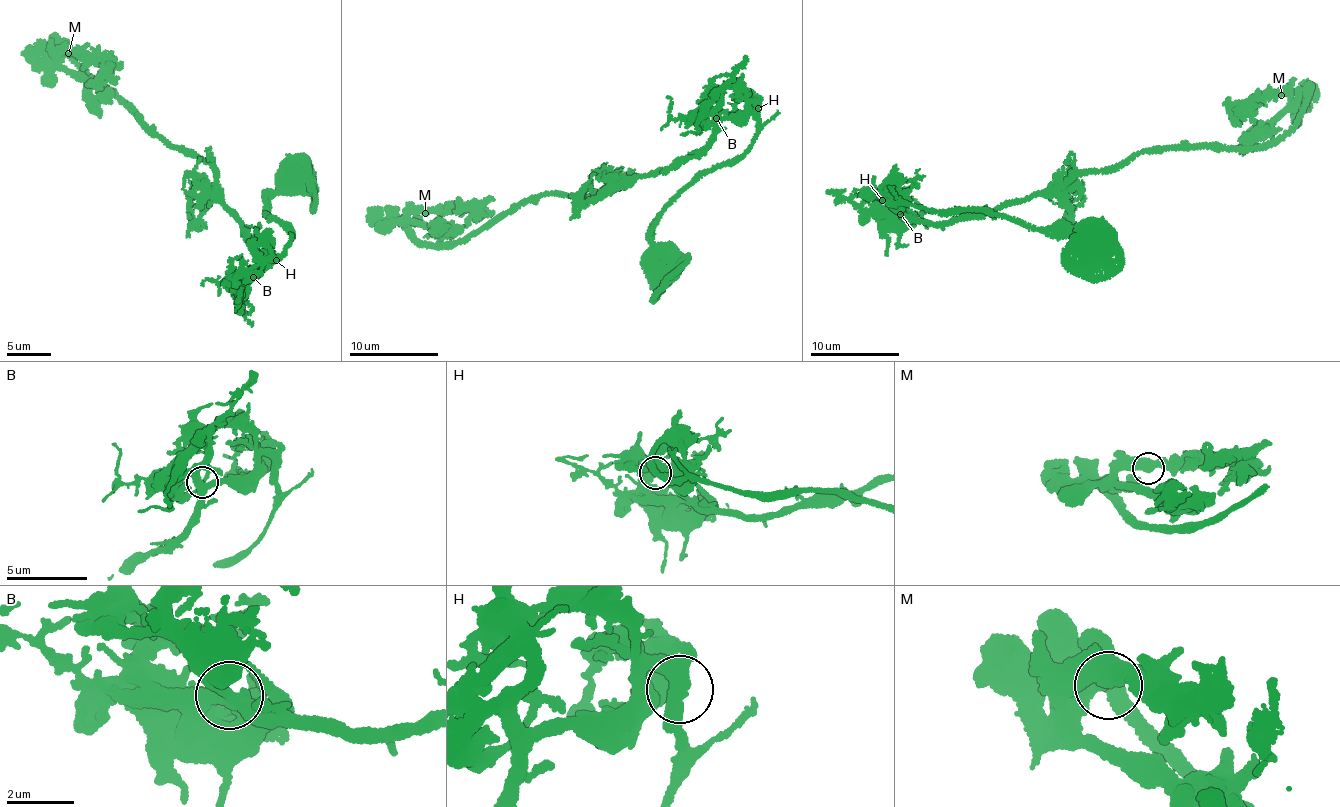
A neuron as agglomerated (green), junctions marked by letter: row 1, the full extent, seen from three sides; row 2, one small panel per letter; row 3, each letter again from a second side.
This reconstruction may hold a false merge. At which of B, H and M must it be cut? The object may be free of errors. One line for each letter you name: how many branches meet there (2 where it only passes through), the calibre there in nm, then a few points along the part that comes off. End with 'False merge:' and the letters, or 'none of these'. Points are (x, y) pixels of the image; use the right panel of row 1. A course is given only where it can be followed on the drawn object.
False merge: none of these

